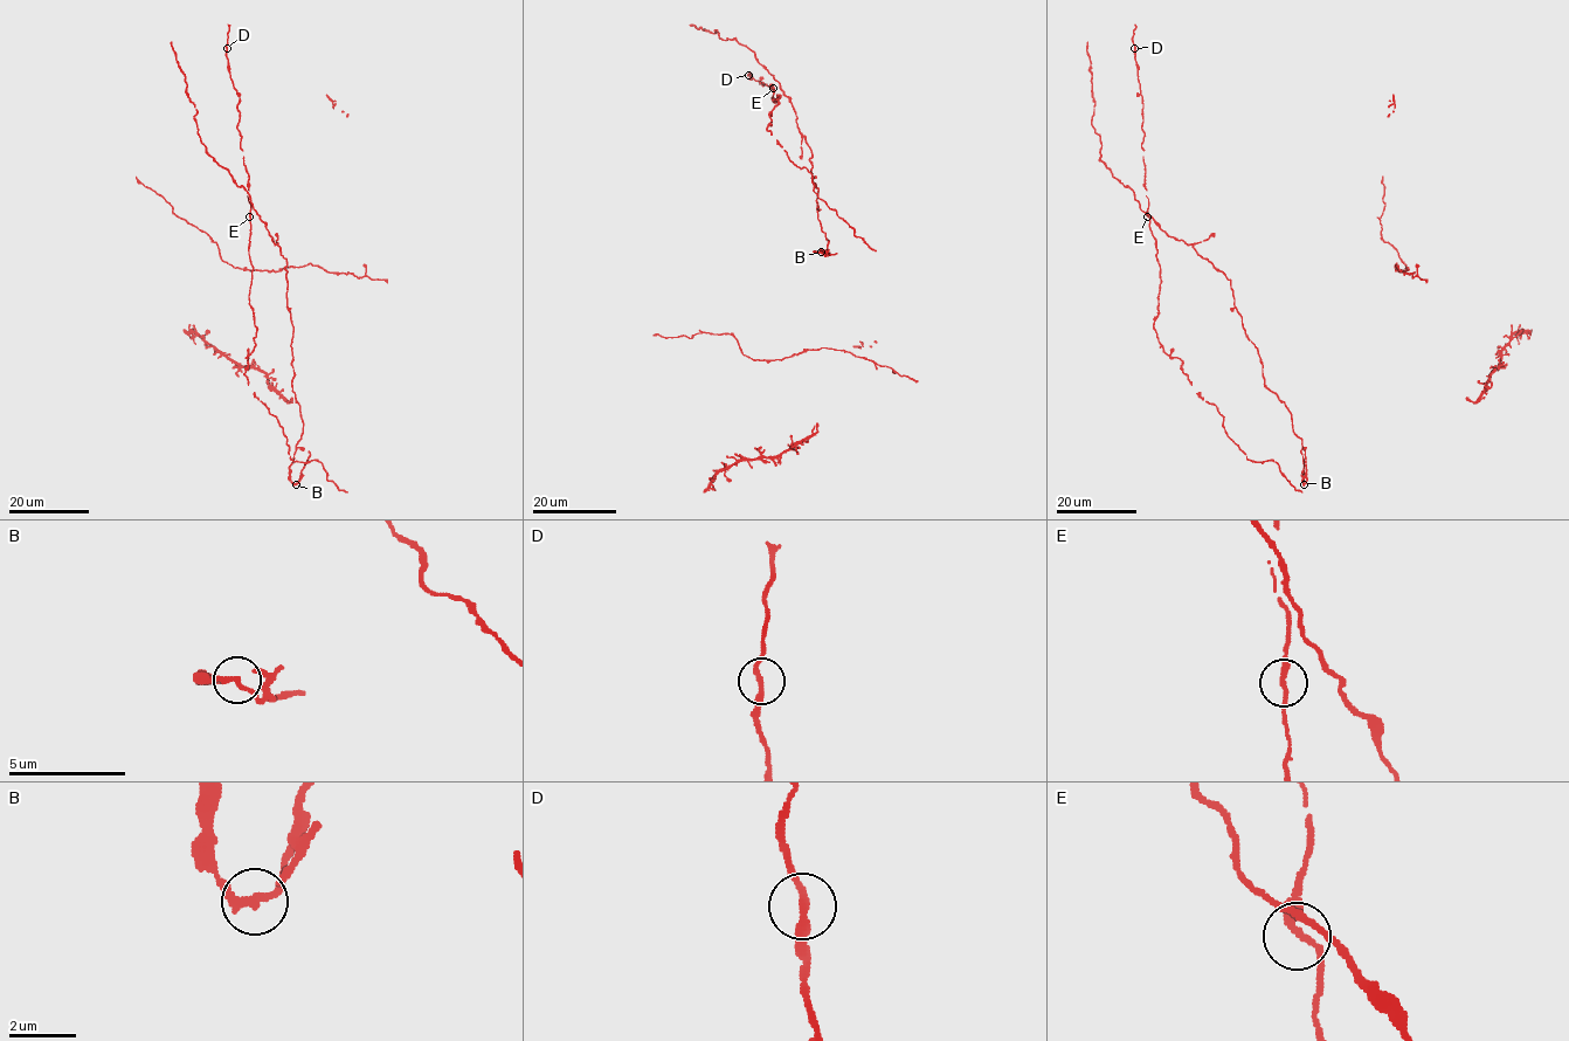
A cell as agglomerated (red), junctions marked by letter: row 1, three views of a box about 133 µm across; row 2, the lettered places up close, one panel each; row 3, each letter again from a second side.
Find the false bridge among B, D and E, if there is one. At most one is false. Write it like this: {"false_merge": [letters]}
{"false_merge": ["B"]}

